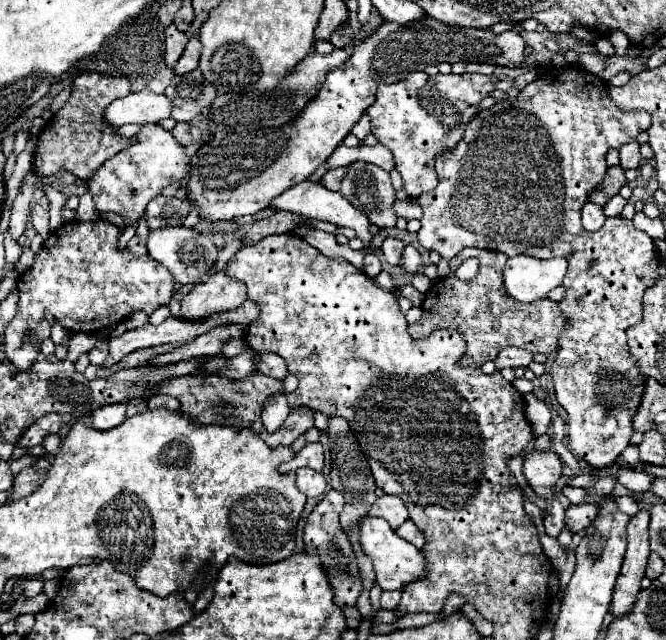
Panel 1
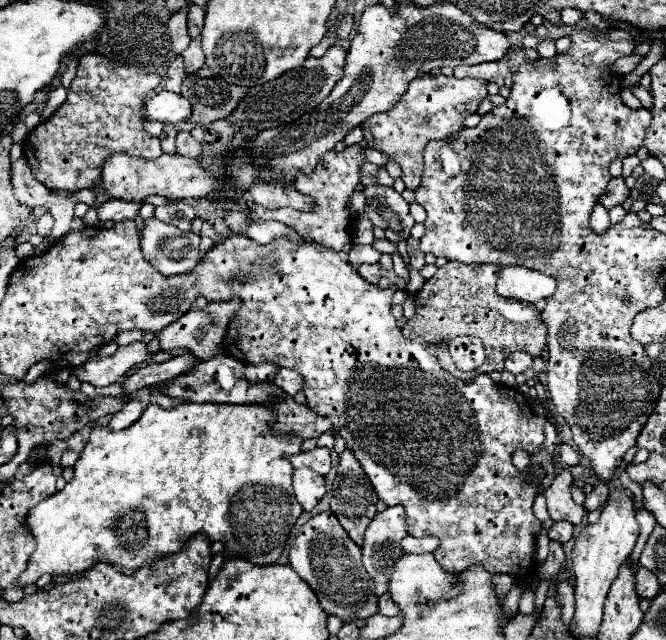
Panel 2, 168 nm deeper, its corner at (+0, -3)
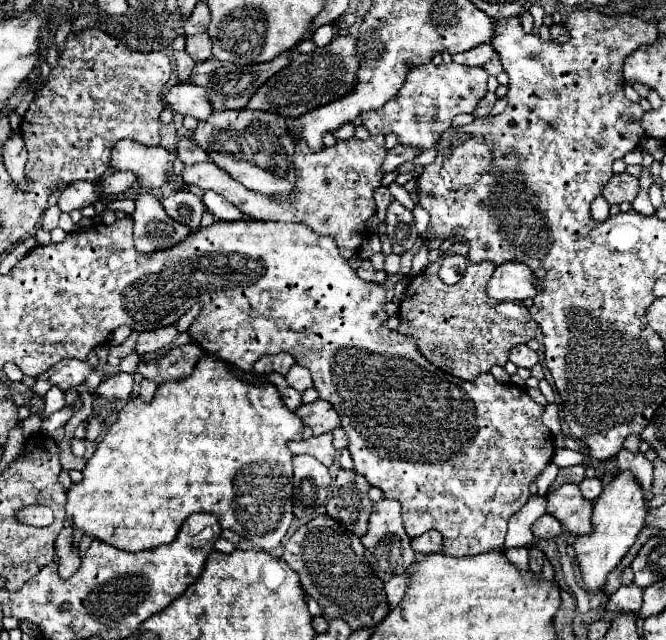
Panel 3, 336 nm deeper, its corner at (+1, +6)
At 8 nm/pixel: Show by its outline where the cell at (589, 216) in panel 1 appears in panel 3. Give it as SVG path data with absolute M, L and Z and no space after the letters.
M598 195L594 201L592 201L592 217L596 221L606 221L608 219L608 209L610 205L606 203L606 199L602 195Z

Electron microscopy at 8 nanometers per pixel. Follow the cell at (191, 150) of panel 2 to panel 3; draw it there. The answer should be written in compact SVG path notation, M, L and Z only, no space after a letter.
M182 137L178 141L178 157L182 159L184 165L194 165L200 161L208 161L210 157L206 155L206 151L202 151L198 145L194 145L194 141L190 137Z

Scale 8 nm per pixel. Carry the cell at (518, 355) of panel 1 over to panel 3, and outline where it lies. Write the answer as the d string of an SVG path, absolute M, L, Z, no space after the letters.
M516 345L512 351L510 351L510 361L516 365L516 367L534 367L538 363L538 355L536 351L532 351L528 345Z

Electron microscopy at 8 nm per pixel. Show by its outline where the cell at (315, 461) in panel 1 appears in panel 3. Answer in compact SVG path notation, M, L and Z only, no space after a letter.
M322 433L316 437L310 437L306 441L290 441L288 449L292 451L292 455L312 455L316 457L320 463L324 463L326 467L332 465L334 461L334 445L332 445L332 435L330 433Z

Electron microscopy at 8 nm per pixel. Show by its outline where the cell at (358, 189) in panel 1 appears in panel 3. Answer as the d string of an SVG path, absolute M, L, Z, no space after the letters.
M392 199L388 209L386 209L386 229L388 229L388 239L392 243L394 253L404 253L410 251L418 231L414 227L414 215L410 209L406 209L400 201Z

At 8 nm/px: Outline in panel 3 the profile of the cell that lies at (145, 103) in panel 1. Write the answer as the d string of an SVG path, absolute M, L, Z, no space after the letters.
M180 83L168 89L166 107L180 115L192 115L196 119L208 119L212 113L212 105L208 99L208 91L204 87L192 83Z

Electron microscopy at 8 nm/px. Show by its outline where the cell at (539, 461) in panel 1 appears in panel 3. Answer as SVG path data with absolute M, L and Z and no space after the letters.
M564 483L546 495L548 513L554 515L570 533L590 533L592 501L584 499L578 485Z

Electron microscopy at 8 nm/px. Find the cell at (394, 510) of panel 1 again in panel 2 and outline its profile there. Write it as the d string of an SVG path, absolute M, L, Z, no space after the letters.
M391 506L371 520L363 542L363 564L375 582L377 596L387 592L395 562L403 556L401 540L407 536L405 512L399 506Z

